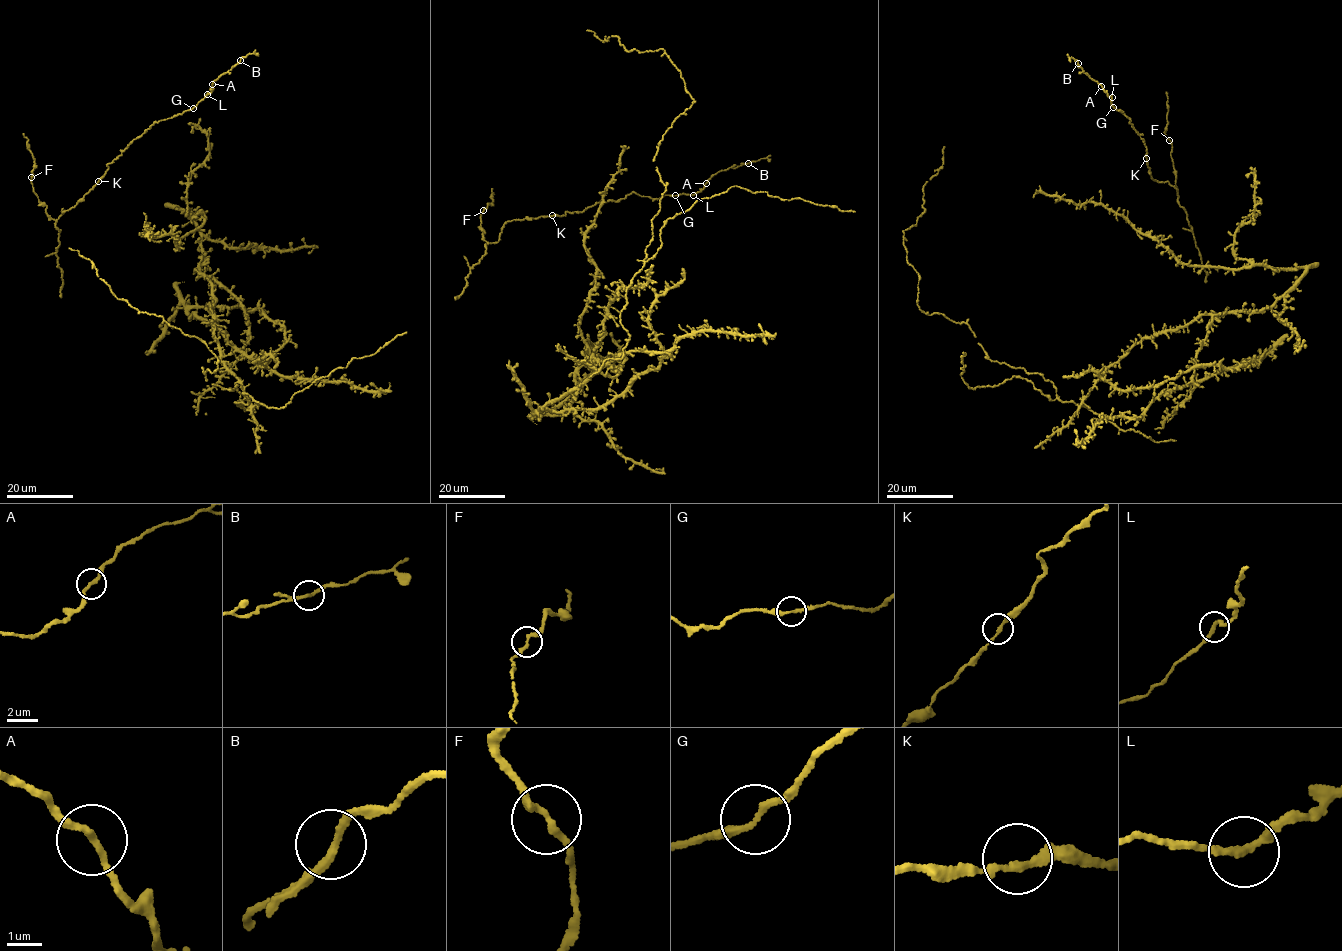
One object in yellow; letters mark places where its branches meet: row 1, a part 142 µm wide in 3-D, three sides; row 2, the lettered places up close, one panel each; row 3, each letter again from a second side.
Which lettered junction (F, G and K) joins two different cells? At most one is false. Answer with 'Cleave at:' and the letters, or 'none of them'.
Cleave at: none of them

